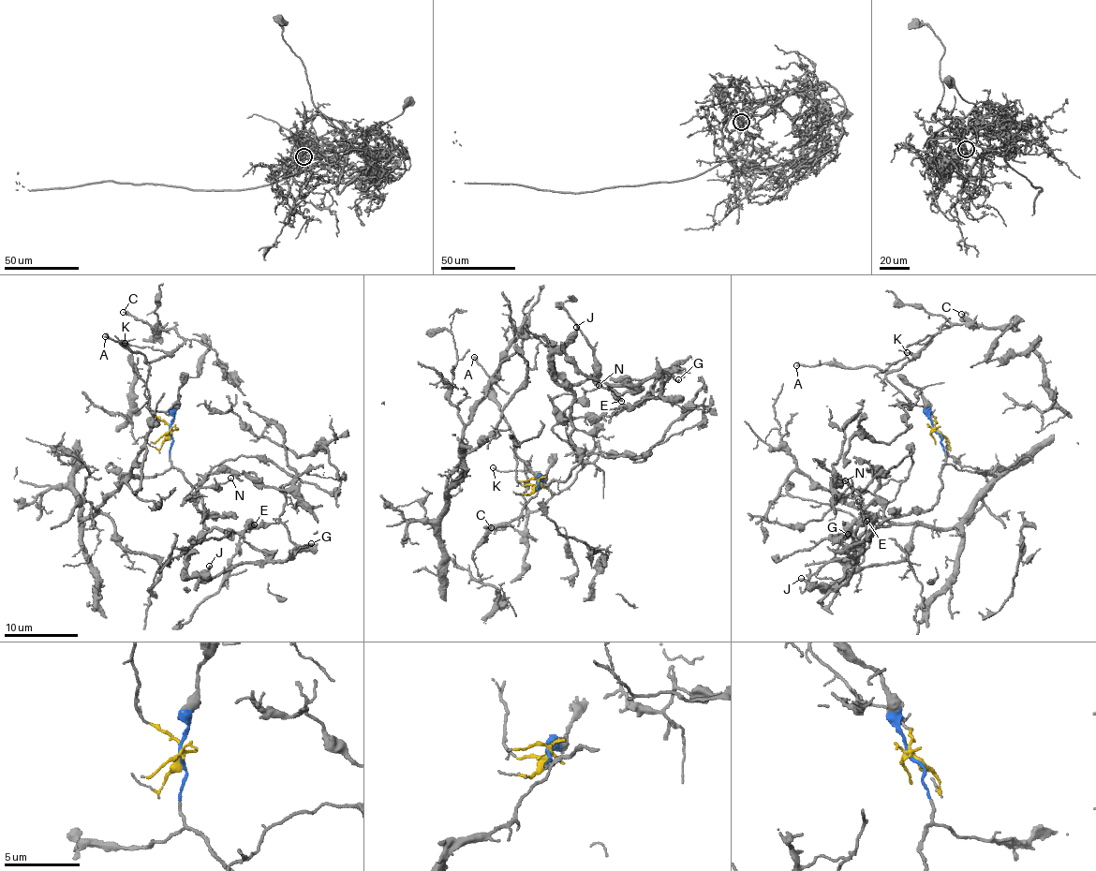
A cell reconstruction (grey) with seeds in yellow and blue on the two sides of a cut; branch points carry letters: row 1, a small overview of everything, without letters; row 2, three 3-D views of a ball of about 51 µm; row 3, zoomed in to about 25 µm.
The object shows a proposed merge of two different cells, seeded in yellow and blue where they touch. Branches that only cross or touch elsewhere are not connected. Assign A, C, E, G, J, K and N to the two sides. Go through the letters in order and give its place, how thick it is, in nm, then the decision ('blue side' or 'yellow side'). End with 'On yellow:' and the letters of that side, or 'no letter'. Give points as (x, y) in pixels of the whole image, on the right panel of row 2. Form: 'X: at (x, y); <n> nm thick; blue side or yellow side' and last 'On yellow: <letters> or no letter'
A: at (796, 365); 200 nm thick; yellow side
C: at (961, 314); 60 nm thick; yellow side
E: at (866, 521); 320 nm thick; blue side
G: at (848, 534); 100 nm thick; blue side
J: at (801, 578); 200 nm thick; blue side
K: at (907, 352); 110 nm thick; yellow side
N: at (845, 480); 100 nm thick; blue side
On yellow: A, C, K

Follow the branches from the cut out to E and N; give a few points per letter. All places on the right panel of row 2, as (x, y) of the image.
E: (936, 430), (945, 459), (937, 502), (925, 509), (885, 518), (856, 537), (846, 533), (853, 534), (866, 520)
N: (936, 430), (945, 459), (940, 477), (942, 486), (929, 509), (885, 518), (883, 505), (874, 495), (844, 481)

